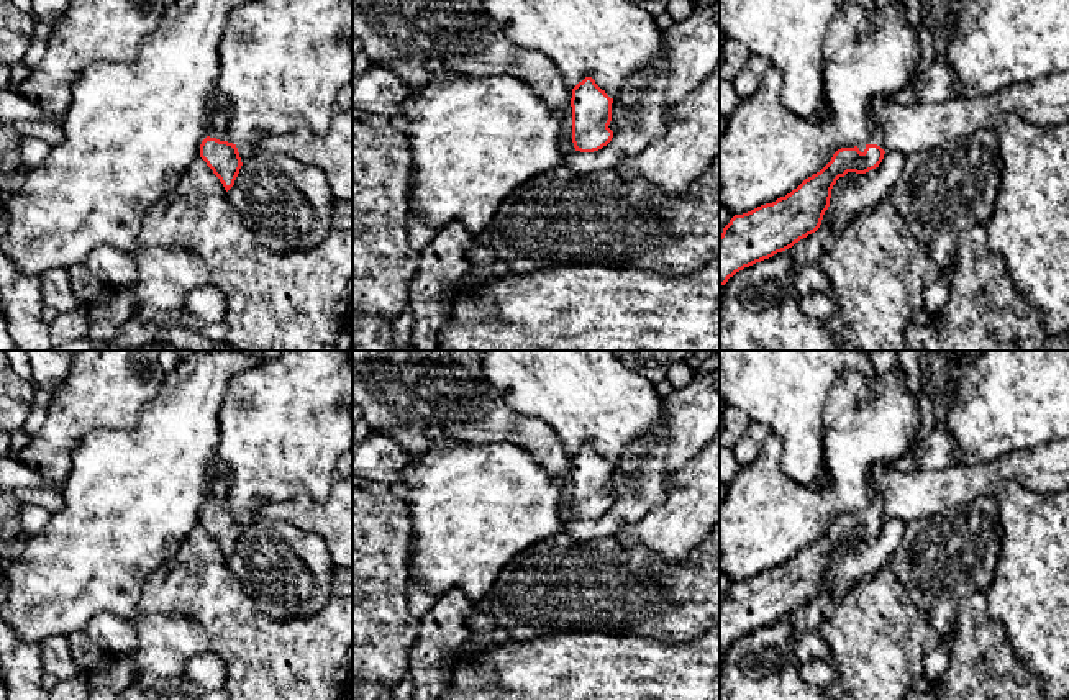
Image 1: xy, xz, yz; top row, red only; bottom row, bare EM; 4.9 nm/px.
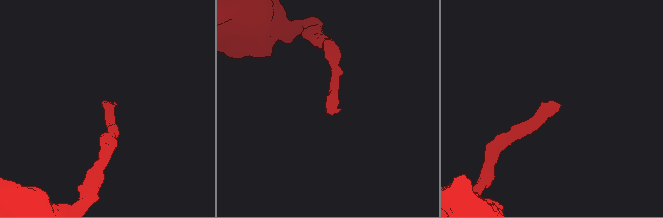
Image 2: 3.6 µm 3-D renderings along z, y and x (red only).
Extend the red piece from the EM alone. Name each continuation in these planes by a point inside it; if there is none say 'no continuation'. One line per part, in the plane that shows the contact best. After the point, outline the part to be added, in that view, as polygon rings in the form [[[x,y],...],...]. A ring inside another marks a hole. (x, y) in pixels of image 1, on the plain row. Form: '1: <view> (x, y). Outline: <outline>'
1: yz (876, 504). Outline: [[[871,474],[867,477],[867,497],[869,497],[869,505],[864,510],[857,511],[861,520],[864,520],[867,511],[877,511],[880,515],[884,511],[884,500],[882,500],[882,497],[879,493],[877,485],[872,480]]]

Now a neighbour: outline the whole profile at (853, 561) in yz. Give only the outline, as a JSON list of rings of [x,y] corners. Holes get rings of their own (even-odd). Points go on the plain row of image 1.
[[[885,520],[882,530],[866,539],[848,539],[839,544],[831,556],[830,574],[823,582],[820,595],[828,595],[835,602],[859,580],[874,577],[887,567],[905,534],[907,523],[902,520]]]

